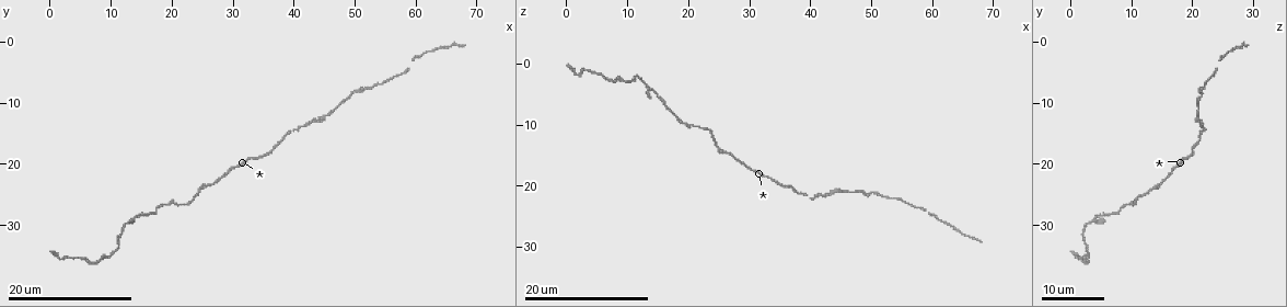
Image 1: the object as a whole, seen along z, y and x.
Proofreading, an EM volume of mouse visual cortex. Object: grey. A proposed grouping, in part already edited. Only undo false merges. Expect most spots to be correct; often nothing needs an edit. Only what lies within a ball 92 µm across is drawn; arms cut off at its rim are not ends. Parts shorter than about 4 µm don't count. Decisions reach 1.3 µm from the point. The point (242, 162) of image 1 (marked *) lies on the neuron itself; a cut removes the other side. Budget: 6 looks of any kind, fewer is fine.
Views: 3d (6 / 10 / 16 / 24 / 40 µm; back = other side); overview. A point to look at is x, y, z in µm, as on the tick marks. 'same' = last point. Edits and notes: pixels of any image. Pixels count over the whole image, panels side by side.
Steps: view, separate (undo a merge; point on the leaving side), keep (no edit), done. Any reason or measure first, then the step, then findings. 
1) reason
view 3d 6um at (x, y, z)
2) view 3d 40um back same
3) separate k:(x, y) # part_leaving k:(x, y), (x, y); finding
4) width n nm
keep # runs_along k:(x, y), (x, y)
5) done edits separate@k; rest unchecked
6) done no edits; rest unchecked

view 3d 16um at (24.5, 24.0, 13.5)

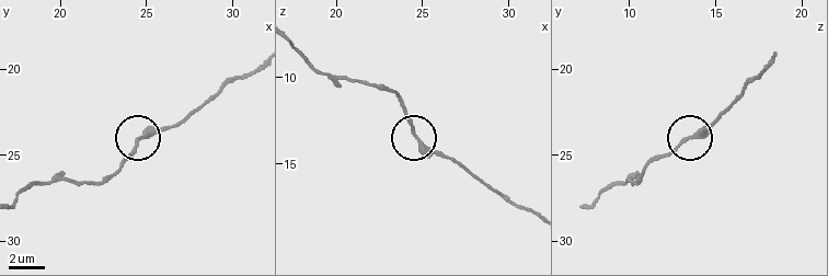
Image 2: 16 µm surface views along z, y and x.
view 3d 10um at (24.4, 24.1, 13.3)

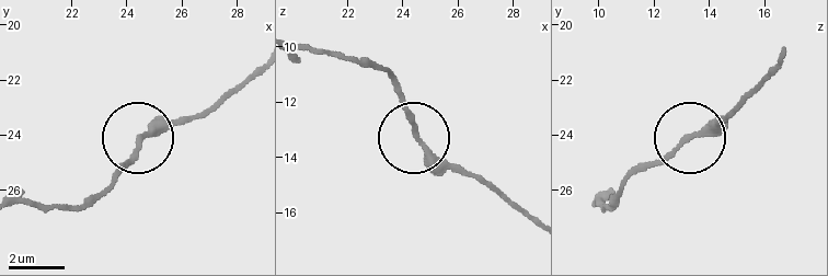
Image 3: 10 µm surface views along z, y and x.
keep # runs_along 3:(531, 220), (482, 181), (447, 169), (418, 145), (386, 69); one neuron here

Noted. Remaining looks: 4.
calibre changes
view 3d 16um at (8.0, 36.5, 2.5)

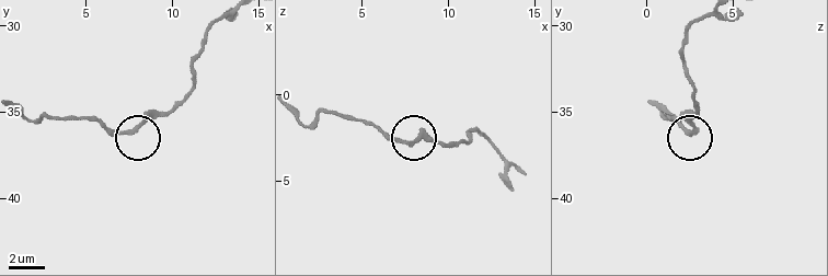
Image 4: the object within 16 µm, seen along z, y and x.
view 3d 6um at (7.9, 36.1, 2.9)

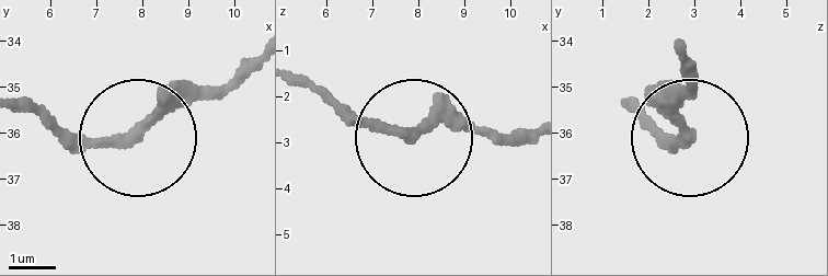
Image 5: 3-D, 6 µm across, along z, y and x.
width 220 nm
keep # runs_along 5:(681, 55), (686, 137), (639, 114); all the same neuron

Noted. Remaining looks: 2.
thick turns thin
view 3d 16um at (13.0, 29.0, 4.0)

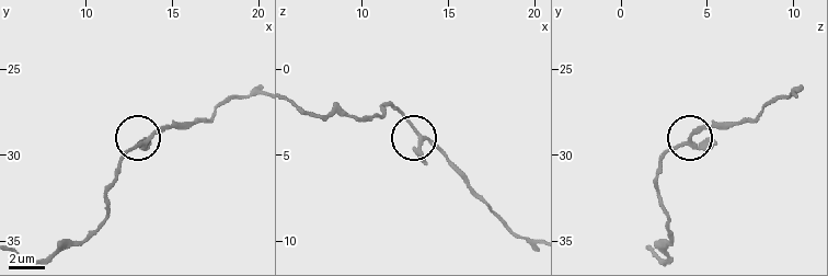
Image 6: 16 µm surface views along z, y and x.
view 3d 10um at (13.2, 29.3, 3.8)

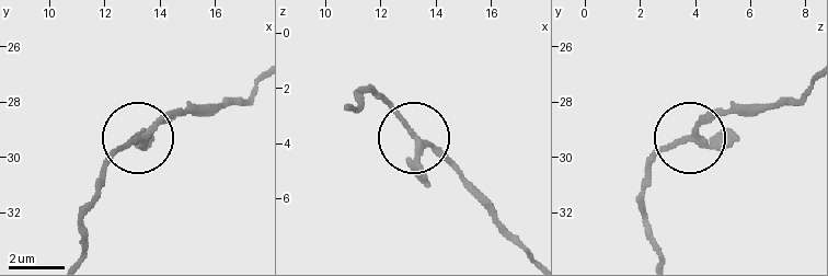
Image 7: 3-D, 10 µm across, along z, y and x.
arms 3
keep # all the same neuron

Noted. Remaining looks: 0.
done no edits; rest unchecked

